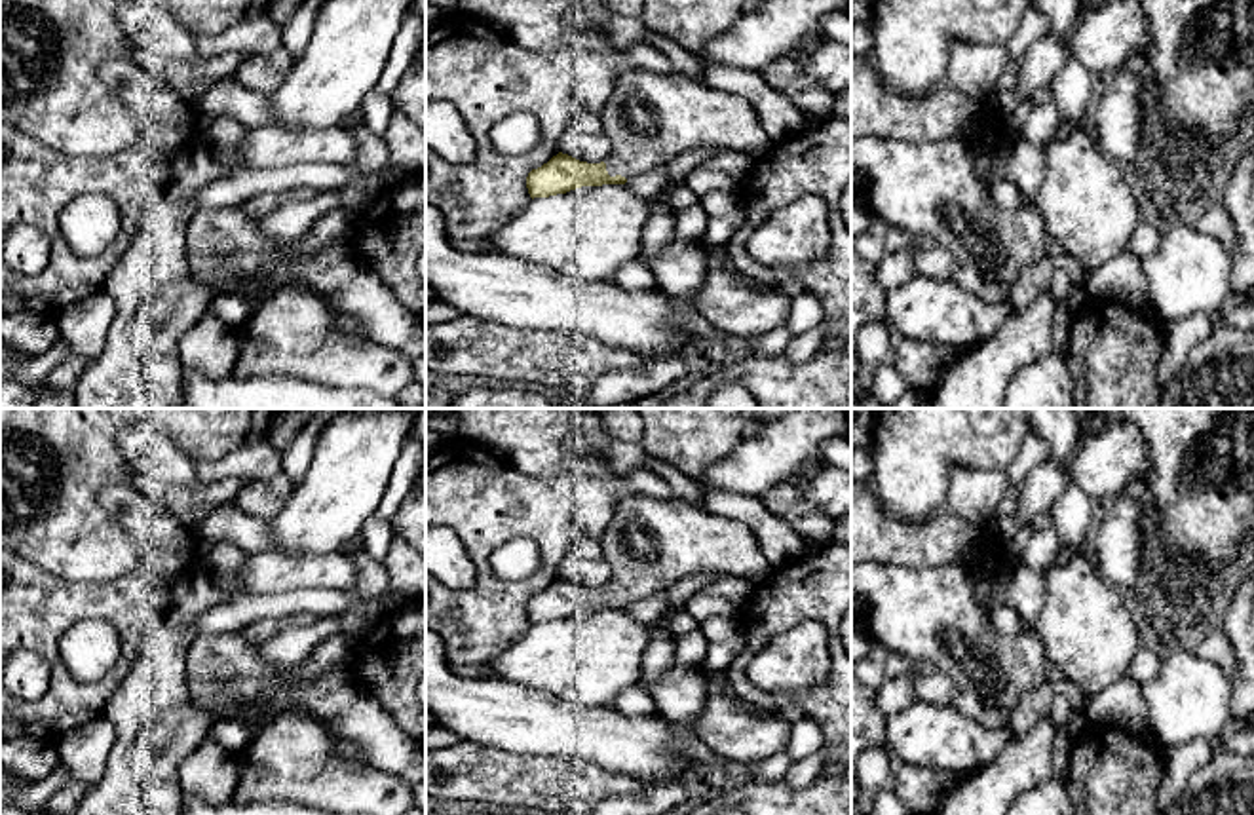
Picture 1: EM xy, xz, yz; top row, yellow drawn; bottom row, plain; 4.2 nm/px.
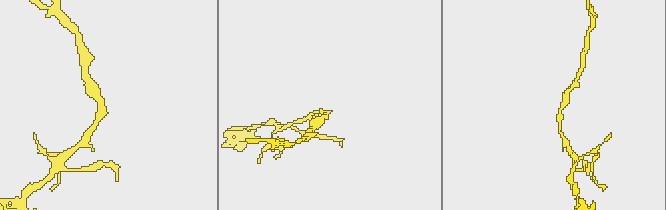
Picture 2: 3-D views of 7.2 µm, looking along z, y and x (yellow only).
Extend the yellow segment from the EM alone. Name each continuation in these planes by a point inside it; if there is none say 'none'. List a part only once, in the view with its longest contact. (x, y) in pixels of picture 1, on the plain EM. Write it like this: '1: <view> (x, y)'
1: xz (650, 544)

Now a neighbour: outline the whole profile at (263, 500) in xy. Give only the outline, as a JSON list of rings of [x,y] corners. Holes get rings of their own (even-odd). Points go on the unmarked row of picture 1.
[[[281,471],[266,481],[249,481],[234,498],[234,505],[255,519],[272,521],[293,490],[294,483]]]

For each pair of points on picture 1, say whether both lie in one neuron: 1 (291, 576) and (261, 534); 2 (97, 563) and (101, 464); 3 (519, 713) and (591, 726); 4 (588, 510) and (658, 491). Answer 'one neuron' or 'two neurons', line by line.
1: two neurons
2: one neuron
3: one neuron
4: one neuron

